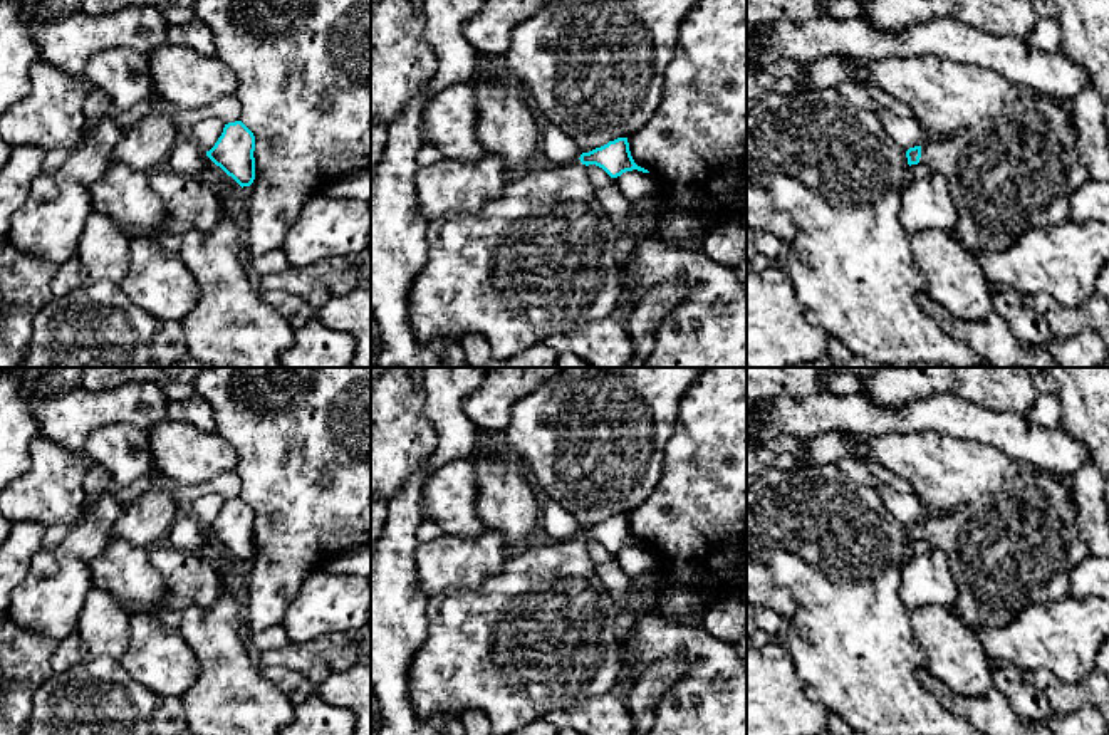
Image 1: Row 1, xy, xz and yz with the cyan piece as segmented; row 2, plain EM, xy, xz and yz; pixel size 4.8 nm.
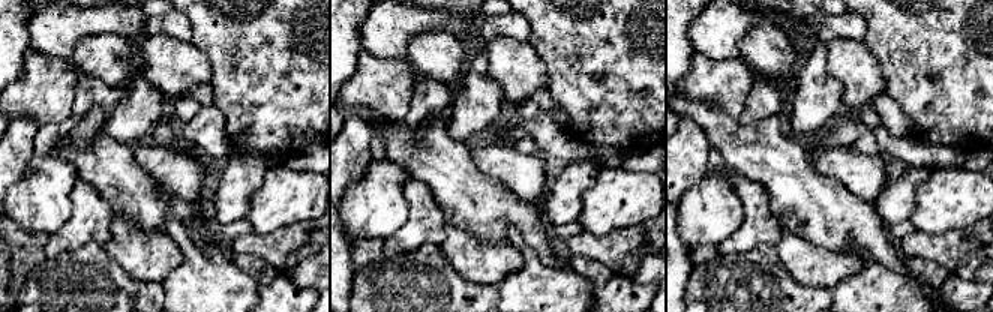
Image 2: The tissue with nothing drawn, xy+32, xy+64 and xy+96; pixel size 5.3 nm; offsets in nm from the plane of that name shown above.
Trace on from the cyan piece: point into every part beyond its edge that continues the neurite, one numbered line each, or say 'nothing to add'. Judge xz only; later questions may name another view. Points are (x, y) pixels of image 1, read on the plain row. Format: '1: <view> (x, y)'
1: xz (539, 636)

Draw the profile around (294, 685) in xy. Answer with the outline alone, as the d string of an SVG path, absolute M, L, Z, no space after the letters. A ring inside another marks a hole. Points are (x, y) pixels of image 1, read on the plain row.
M260 666L258 671L265 680L275 683L294 705L300 705L315 693L315 685L297 671L280 666Z

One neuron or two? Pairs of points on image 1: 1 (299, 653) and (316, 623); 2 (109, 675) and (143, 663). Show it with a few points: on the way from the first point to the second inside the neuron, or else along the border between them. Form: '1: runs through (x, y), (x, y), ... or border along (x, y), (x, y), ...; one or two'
1: border along (343, 633), (326, 633), (307, 641), (291, 643); two
2: border along (118, 662), (138, 682), (156, 693); two

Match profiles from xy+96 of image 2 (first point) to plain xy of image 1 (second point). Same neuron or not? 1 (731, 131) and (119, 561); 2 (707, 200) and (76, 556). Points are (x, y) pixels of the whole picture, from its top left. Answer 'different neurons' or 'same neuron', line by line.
1: same neuron
2: same neuron

